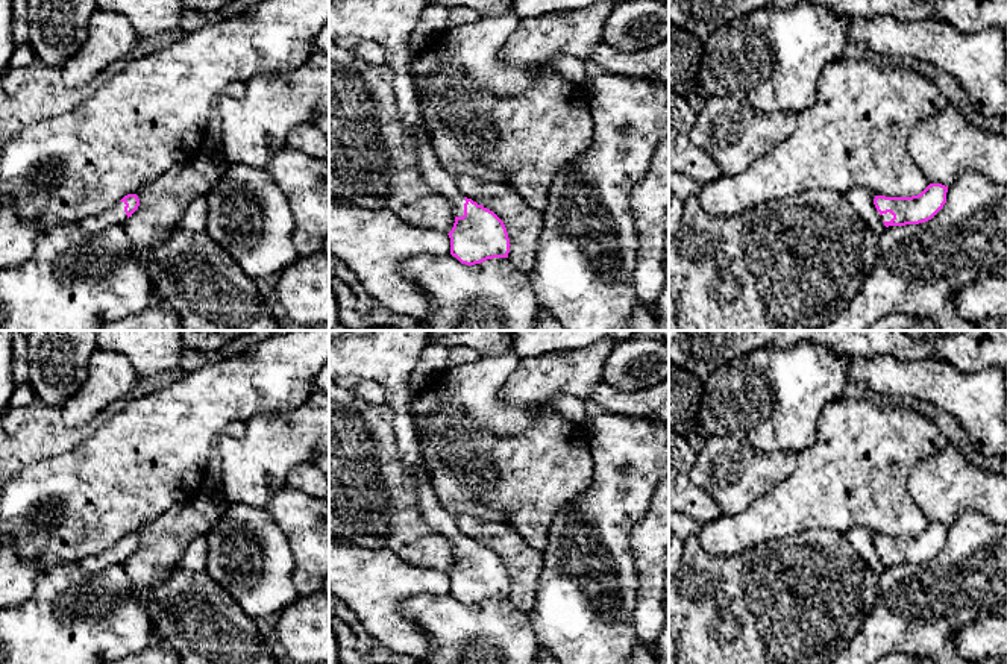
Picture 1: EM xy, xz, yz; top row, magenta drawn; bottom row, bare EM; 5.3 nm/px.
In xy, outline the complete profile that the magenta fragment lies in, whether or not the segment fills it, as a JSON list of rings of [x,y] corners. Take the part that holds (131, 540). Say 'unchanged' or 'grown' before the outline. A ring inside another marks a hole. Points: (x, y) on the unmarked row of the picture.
grown | [[[136,534],[124,535],[118,543],[115,543],[108,550],[88,556],[79,561],[79,567],[89,573],[102,572],[111,565],[123,564],[140,546],[140,538]]]

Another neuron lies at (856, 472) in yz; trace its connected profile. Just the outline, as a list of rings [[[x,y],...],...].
[[[837,399],[827,403],[817,421],[817,440],[796,453],[795,471],[770,491],[755,499],[736,515],[720,515],[696,532],[708,555],[733,555],[776,538],[805,531],[837,531],[846,534],[852,526],[866,528],[874,535],[911,537],[930,521],[911,499],[907,482],[913,468],[925,458],[948,446],[945,434],[927,417],[907,405],[875,405],[864,399]]]

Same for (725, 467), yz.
[[[711,437],[699,446],[693,484],[716,497],[722,515],[745,511],[796,468],[792,452],[758,453],[734,437]]]

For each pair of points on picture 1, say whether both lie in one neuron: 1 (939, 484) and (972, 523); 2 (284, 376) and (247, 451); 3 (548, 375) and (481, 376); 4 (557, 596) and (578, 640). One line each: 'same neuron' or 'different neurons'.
1: different neurons
2: different neurons
3: different neurons
4: same neuron

